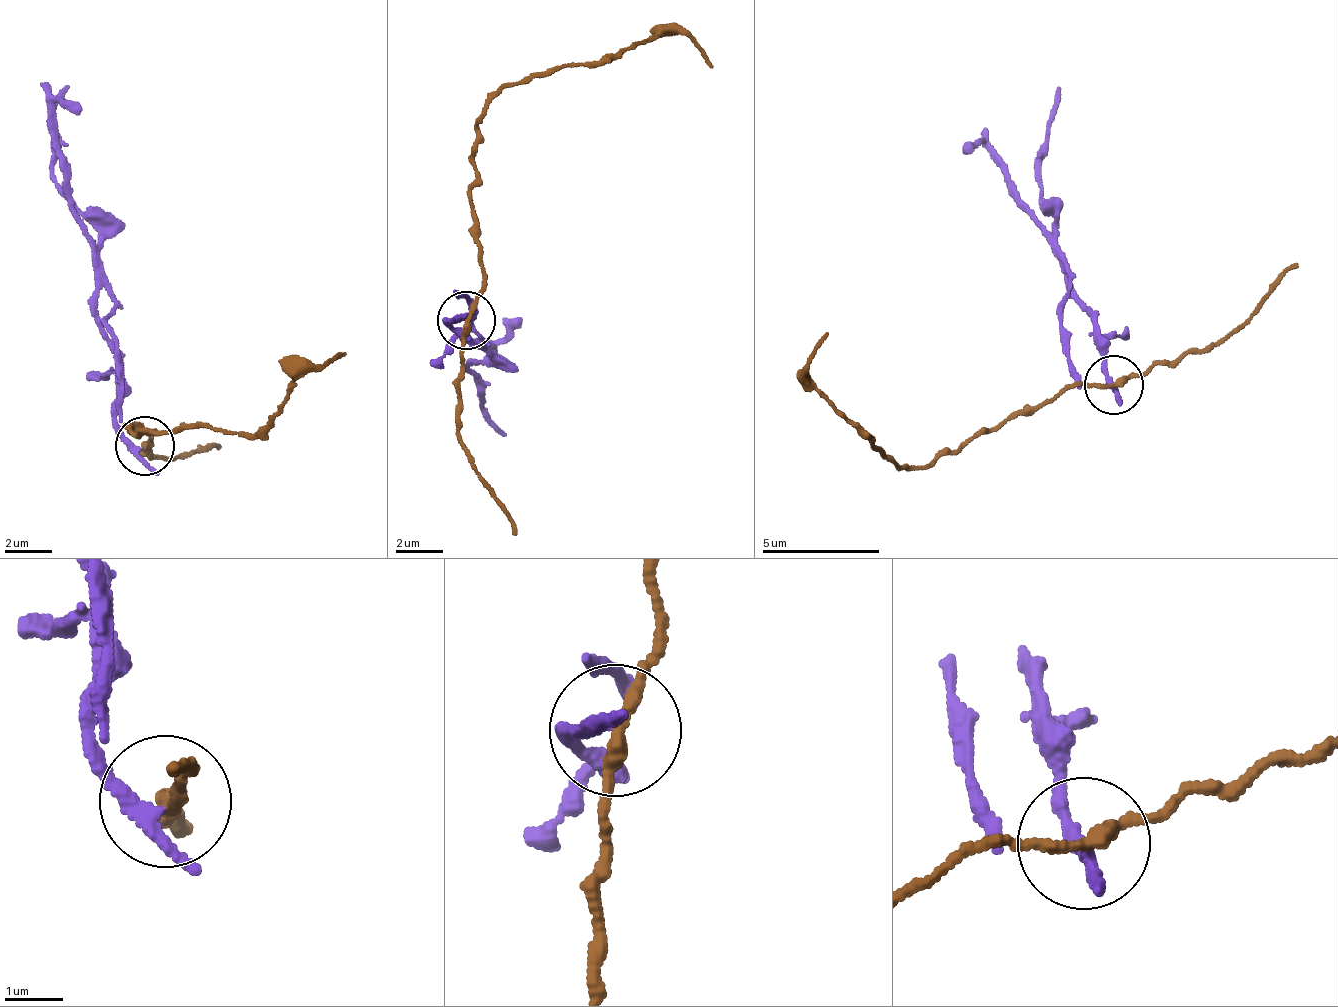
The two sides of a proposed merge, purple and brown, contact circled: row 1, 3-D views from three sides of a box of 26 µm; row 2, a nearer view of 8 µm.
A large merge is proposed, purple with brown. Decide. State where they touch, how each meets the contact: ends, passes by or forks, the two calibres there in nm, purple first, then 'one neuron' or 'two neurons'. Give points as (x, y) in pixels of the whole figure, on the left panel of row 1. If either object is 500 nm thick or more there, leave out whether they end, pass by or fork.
place (145, 446); purple passes by; brown passes by; calibres 180 and 220 nm; two neurons

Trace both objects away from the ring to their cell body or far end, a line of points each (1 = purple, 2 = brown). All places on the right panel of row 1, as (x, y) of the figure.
1: (1112, 385), (1095, 311), (1087, 307), (1063, 271), (1057, 215), (1039, 196), (1046, 120), (1059, 84)
2: (1112, 385), (1062, 388), (934, 461), (897, 469), (876, 443), (861, 432), (806, 374), (829, 334)

